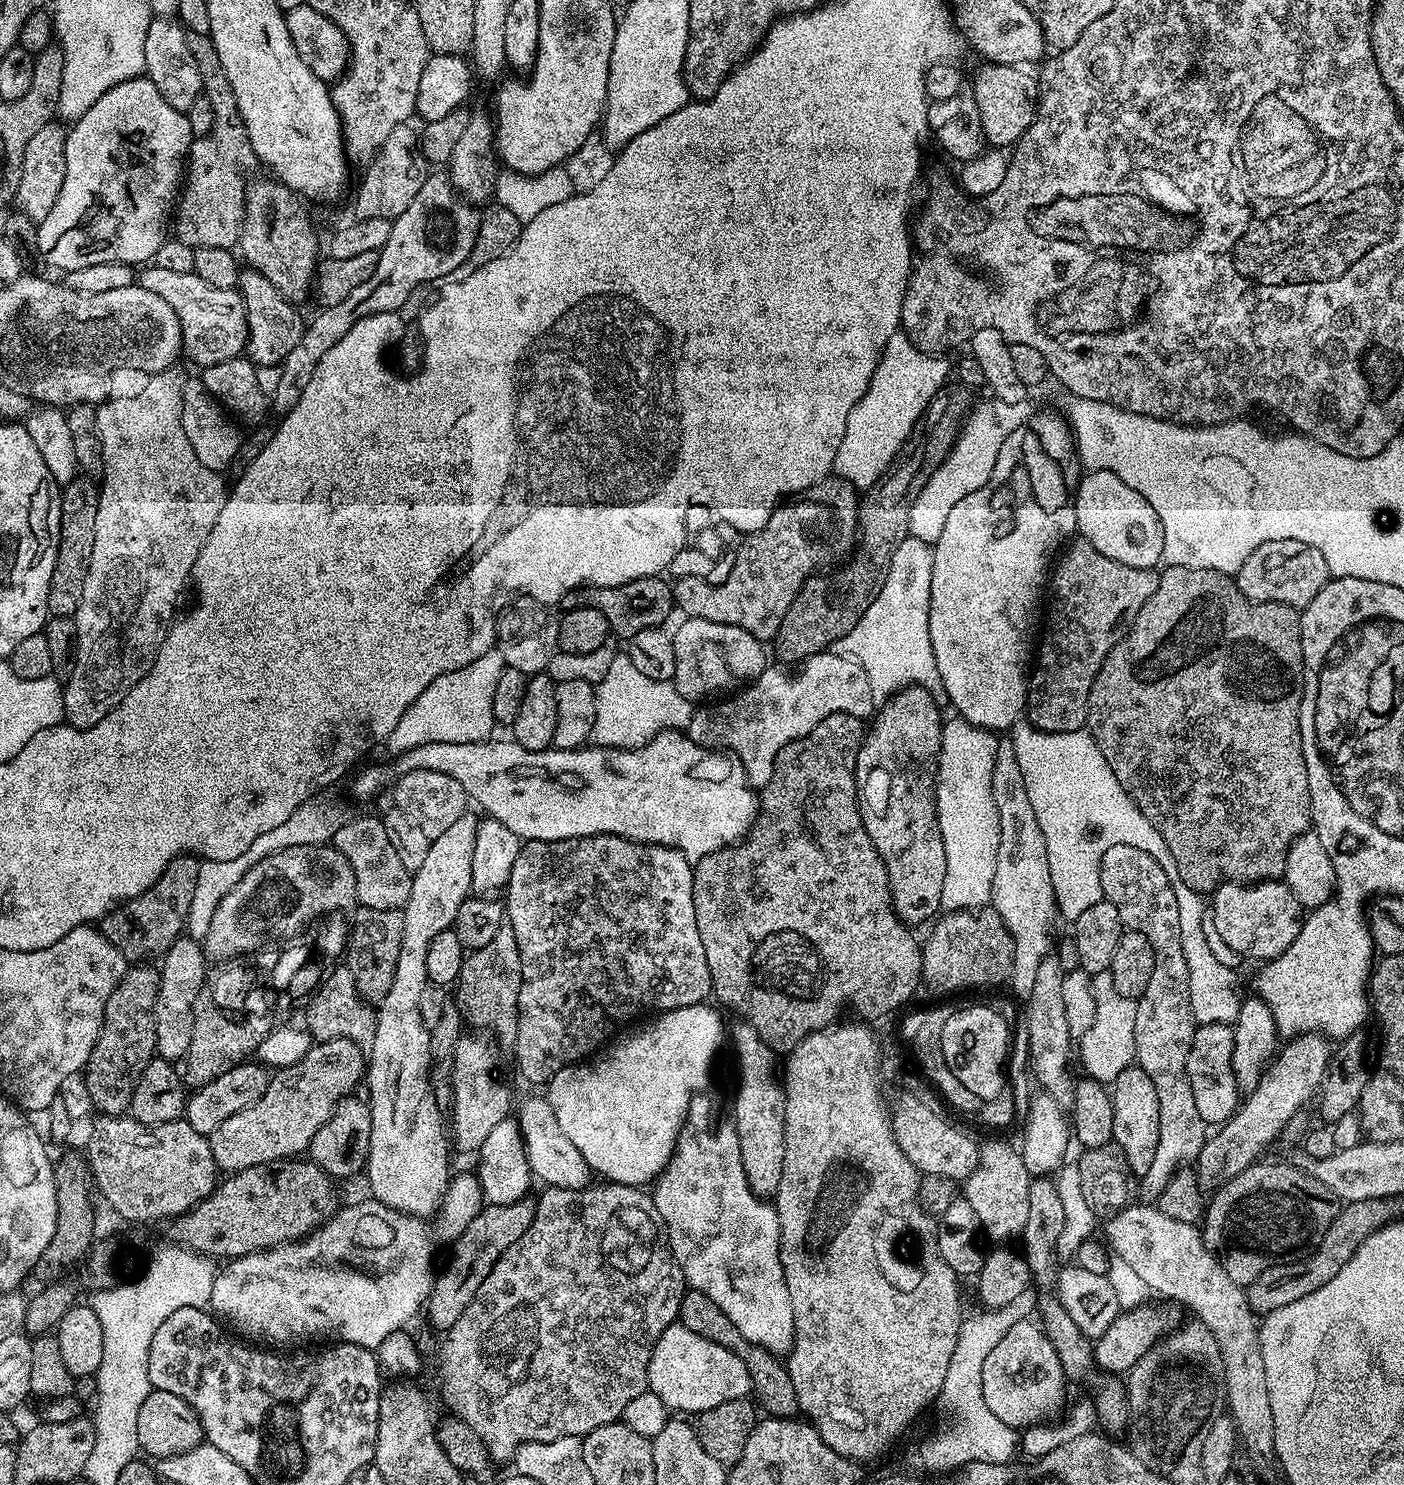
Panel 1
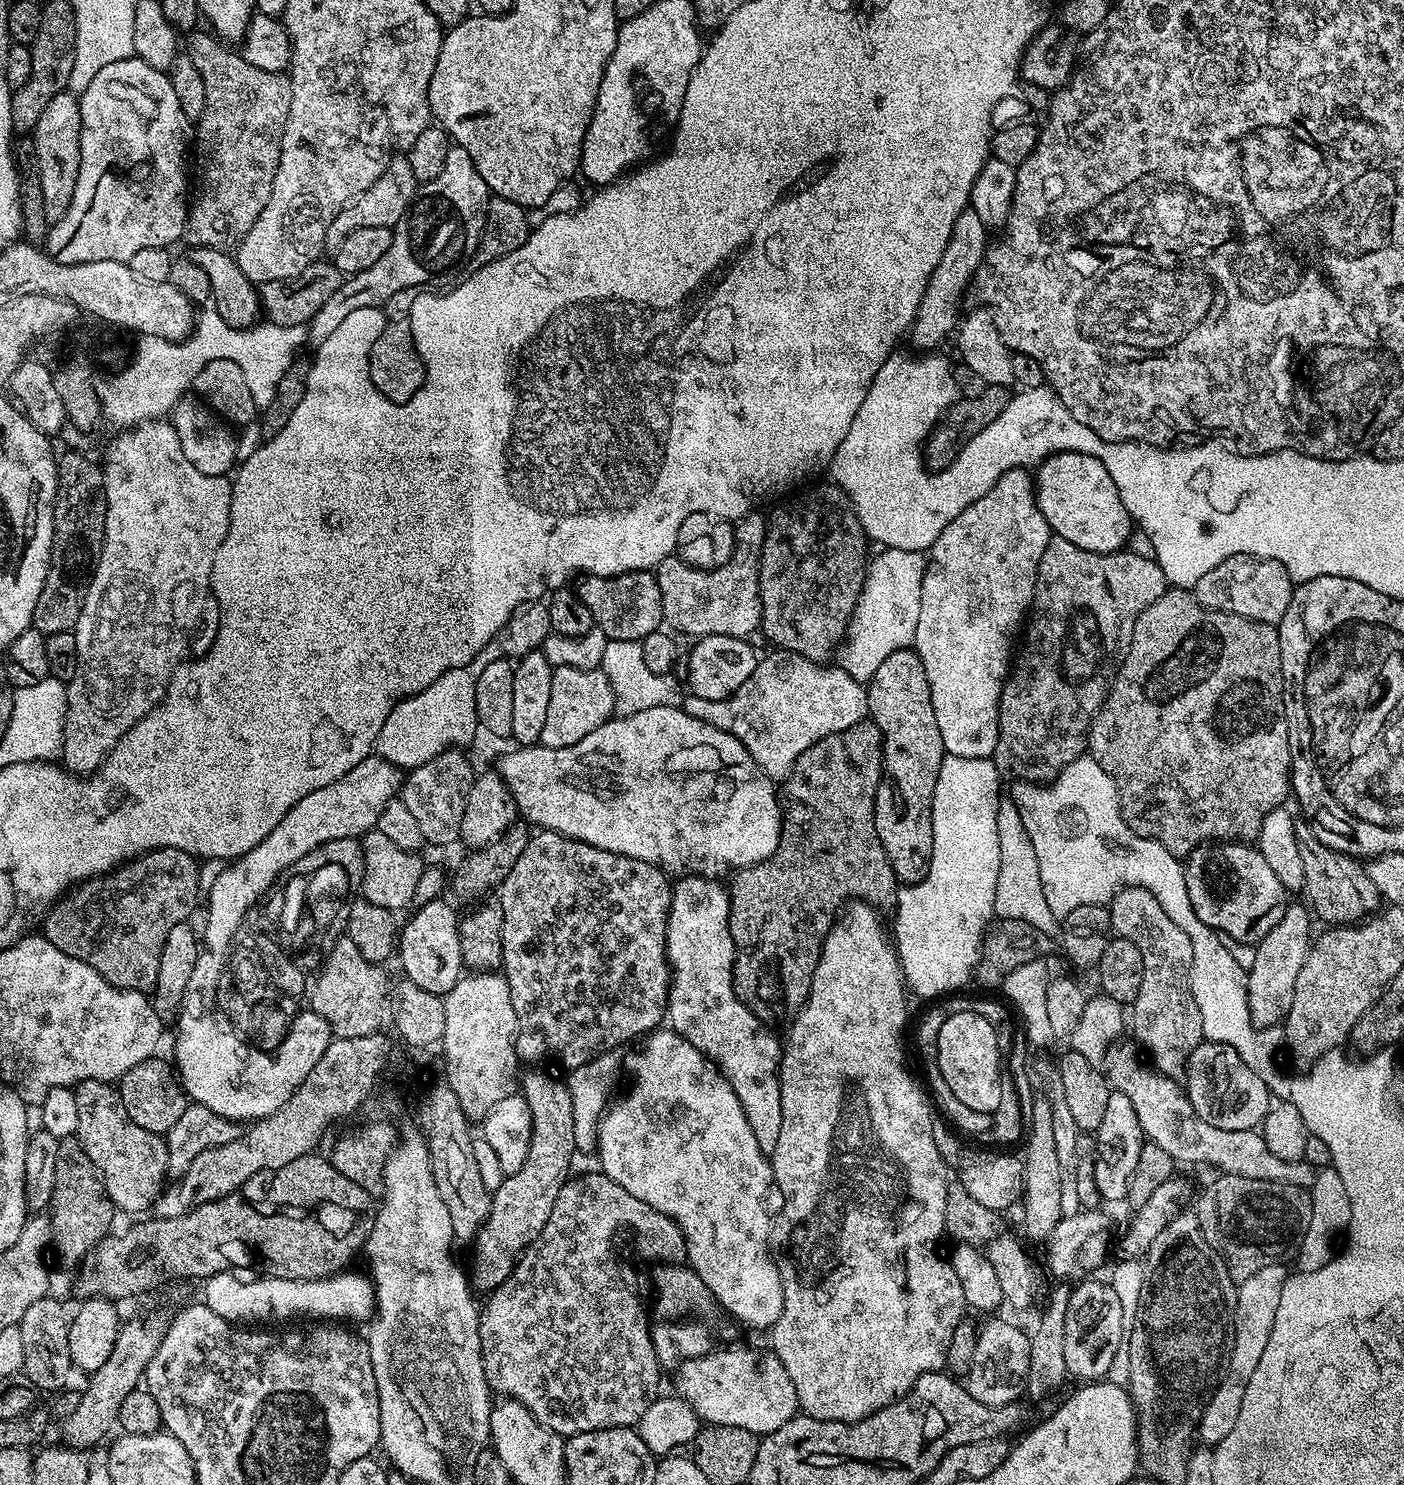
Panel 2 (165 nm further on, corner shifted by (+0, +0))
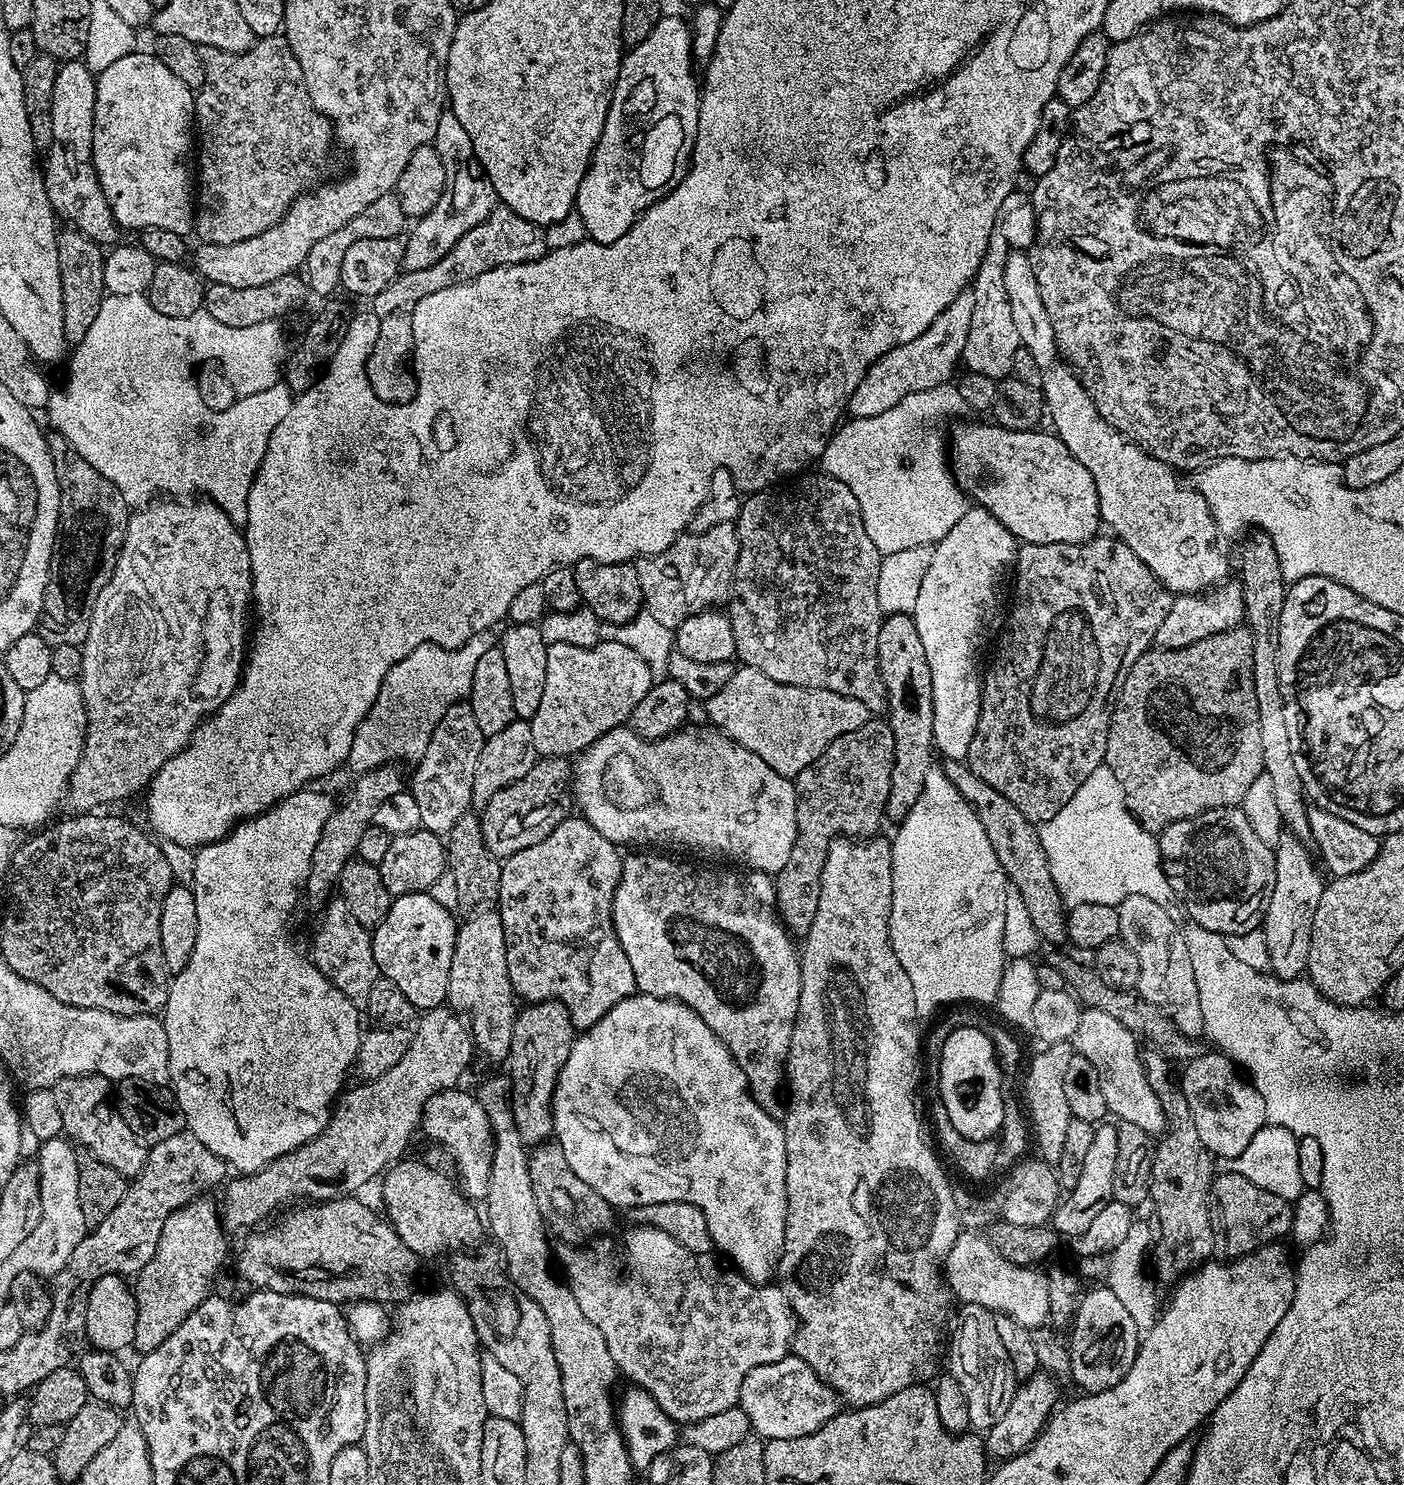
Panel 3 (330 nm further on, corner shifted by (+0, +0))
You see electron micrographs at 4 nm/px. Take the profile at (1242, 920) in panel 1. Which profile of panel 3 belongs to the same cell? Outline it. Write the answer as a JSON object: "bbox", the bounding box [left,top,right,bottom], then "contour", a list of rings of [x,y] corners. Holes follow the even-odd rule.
{"bbox":[1158,807,1276,938],"contour":[[[1243,807],[1215,808],[1191,816],[1189,820],[1174,822],[1159,833],[1158,843],[1164,873],[1176,891],[1187,919],[1225,938],[1246,934],[1263,925],[1264,915],[1270,906],[1270,894],[1274,894],[1276,854],[1273,845],[1262,842],[1262,838],[1254,834],[1250,818],[1246,818]]]}

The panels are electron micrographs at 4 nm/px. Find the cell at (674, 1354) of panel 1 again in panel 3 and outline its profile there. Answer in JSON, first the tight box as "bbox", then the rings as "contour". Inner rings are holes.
{"bbox":[738,1354,842,1441],"contour":[[[789,1354],[778,1362],[754,1366],[754,1370],[750,1370],[742,1382],[738,1407],[750,1418],[752,1432],[770,1441],[814,1434],[814,1430],[830,1422],[830,1418],[841,1411],[842,1401],[830,1385],[822,1382],[822,1378],[802,1362],[802,1358]]]}

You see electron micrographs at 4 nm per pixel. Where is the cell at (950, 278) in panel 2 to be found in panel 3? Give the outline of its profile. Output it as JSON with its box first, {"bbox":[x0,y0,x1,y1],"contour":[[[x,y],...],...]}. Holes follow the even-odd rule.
{"bbox":[846,291,973,418],"contour":[[[971,291],[960,292],[958,298],[954,298],[954,302],[950,302],[950,306],[946,306],[946,310],[942,310],[942,314],[938,314],[938,318],[934,318],[930,326],[918,334],[918,338],[914,338],[914,342],[894,346],[872,363],[862,382],[854,386],[854,394],[850,394],[846,405],[847,415],[852,418],[870,418],[890,410],[890,406],[898,406],[906,394],[918,394],[918,390],[930,390],[939,384],[949,383],[957,375],[966,346],[966,334],[970,334],[970,317],[973,315]]]}

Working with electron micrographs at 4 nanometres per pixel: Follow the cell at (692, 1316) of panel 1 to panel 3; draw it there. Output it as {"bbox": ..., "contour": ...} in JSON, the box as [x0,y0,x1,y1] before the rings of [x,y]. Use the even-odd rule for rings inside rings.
{"bbox":[528,1142,612,1246],"contour":[[[555,1142],[535,1145],[528,1153],[528,1173],[530,1186],[534,1188],[534,1202],[538,1202],[538,1210],[544,1215],[544,1223],[553,1233],[564,1239],[568,1246],[580,1246],[603,1233],[604,1228],[612,1220],[612,1205],[593,1190],[587,1182],[582,1182],[574,1170],[570,1170],[570,1161],[562,1154],[562,1146]]]}

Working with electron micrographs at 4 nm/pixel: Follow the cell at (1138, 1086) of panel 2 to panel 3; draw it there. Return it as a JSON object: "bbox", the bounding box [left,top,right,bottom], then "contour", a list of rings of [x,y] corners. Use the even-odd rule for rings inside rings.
{"bbox":[1074,1008,1166,1134],"contour":[[[1084,1008],[1081,1011],[1074,1048],[1090,1061],[1094,1070],[1098,1070],[1098,1083],[1102,1086],[1109,1113],[1113,1117],[1116,1115],[1117,1121],[1134,1123],[1148,1134],[1160,1134],[1166,1127],[1162,1102],[1158,1102],[1158,1094],[1154,1094],[1150,1082],[1144,1077],[1142,1048],[1139,1046],[1138,1037],[1126,1030],[1126,1026],[1122,1026],[1122,1022],[1117,1022],[1111,1014],[1106,1014],[1106,1010]]]}

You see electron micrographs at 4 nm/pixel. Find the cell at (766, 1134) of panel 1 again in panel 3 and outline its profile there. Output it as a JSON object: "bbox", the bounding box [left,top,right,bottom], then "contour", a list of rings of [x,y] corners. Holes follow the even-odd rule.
{"bbox":[612,850,800,1121],"contour":[[[636,850],[633,856],[625,855],[623,857],[624,865],[622,866],[622,874],[620,881],[616,887],[616,893],[612,899],[612,925],[616,931],[618,942],[622,946],[622,950],[626,950],[626,958],[630,958],[630,970],[634,970],[634,978],[636,979],[637,989],[646,996],[663,996],[673,1000],[680,1001],[681,1004],[686,1005],[690,1010],[694,1010],[694,1014],[698,1014],[698,1018],[702,1018],[702,1022],[706,1022],[706,1026],[710,1026],[710,1030],[714,1030],[716,1037],[724,1043],[730,1050],[730,1054],[738,1062],[738,1066],[742,1066],[742,1074],[746,1074],[746,1082],[748,1088],[752,1091],[752,1096],[758,1102],[758,1106],[762,1106],[762,1110],[766,1110],[766,1114],[770,1114],[775,1120],[783,1121],[784,1113],[786,1111],[786,1061],[788,1058],[788,1051],[790,1050],[790,1038],[792,1037],[792,1027],[796,1021],[798,1014],[798,998],[800,997],[800,952],[792,943],[793,937],[790,935],[787,928],[784,926],[783,920],[780,919],[776,910],[776,885],[773,877],[766,872],[754,872],[751,870],[732,870],[736,872],[727,872],[727,867],[716,866],[720,868],[695,868],[692,864],[675,864],[668,856],[655,856],[655,851],[652,850]]]}

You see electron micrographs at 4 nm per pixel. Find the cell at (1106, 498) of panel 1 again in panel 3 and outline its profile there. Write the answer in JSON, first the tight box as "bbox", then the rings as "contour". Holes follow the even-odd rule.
{"bbox":[950,422,1102,544],"contour":[[[995,422],[958,425],[950,432],[952,477],[969,501],[979,502],[1012,532],[1017,541],[1025,544],[1080,544],[1092,539],[1102,528],[1096,483],[1090,470],[1086,470],[1070,450],[1066,450],[1055,431],[1044,431],[1010,430]]]}

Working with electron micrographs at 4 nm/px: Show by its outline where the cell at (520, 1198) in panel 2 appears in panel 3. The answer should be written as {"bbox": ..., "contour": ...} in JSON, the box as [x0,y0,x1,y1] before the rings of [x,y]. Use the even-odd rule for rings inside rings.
{"bbox":[506,1000,573,1145],"contour":[[[537,1000],[521,1007],[516,1013],[506,1061],[506,1075],[514,1122],[525,1145],[545,1143],[553,1135],[552,1095],[558,1074],[572,1049],[573,1040],[568,1036],[571,1024],[572,1019],[566,1006],[562,1006],[557,1000]]]}

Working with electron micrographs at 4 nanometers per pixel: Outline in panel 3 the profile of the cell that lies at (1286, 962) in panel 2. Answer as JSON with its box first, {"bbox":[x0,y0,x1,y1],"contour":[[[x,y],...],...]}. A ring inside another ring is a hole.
{"bbox":[1262,834,1326,980],"contour":[[[1291,834],[1281,836],[1274,848],[1274,894],[1270,894],[1270,906],[1264,915],[1262,931],[1266,938],[1266,950],[1270,950],[1268,968],[1271,975],[1279,980],[1298,980],[1308,971],[1314,910],[1318,910],[1318,898],[1322,898],[1326,883],[1325,877],[1320,877],[1321,869],[1310,848],[1308,853],[1308,848],[1305,841]]]}

